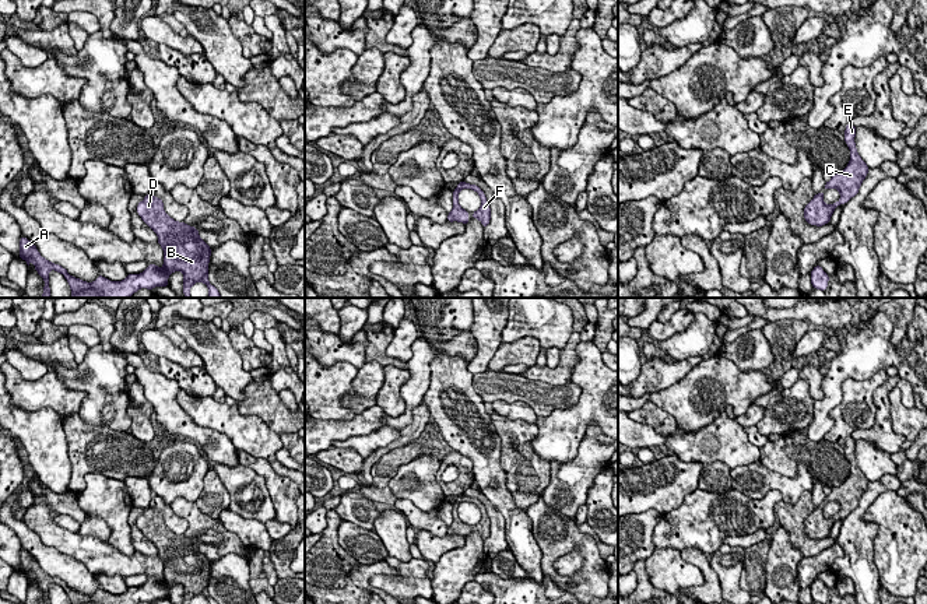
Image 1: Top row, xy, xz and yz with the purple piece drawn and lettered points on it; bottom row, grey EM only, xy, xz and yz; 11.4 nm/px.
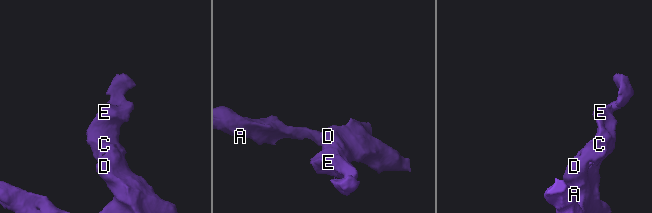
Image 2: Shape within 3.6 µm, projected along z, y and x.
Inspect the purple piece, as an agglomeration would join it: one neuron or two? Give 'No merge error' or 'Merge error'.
No merge error

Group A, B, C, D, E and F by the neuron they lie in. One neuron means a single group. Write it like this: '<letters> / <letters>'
A B C D E F

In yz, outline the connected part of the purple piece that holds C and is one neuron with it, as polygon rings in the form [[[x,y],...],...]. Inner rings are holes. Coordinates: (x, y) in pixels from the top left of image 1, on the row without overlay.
[[[853,436],[846,439],[843,449],[850,463],[850,475],[840,487],[832,488],[832,492],[825,496],[824,503],[815,508],[814,512],[805,519],[804,531],[810,538],[822,540],[831,535],[835,522],[842,516],[846,517],[858,506],[858,502],[868,487],[870,481],[861,473],[856,461],[856,440]],[[828,502],[838,502],[840,513],[833,517],[825,517],[824,505]]]

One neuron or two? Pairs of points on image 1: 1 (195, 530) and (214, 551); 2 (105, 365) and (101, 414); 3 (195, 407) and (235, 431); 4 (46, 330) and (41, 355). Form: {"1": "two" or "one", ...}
{"1": "one", "2": "one", "3": "one", "4": "two"}

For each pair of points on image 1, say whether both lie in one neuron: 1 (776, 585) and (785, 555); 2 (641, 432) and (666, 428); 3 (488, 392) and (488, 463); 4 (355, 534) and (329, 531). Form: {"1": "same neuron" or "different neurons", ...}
{"1": "same neuron", "2": "different neurons", "3": "different neurons", "4": "different neurons"}

